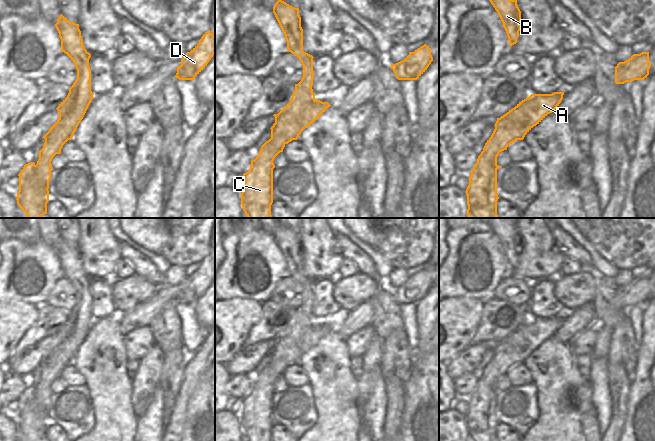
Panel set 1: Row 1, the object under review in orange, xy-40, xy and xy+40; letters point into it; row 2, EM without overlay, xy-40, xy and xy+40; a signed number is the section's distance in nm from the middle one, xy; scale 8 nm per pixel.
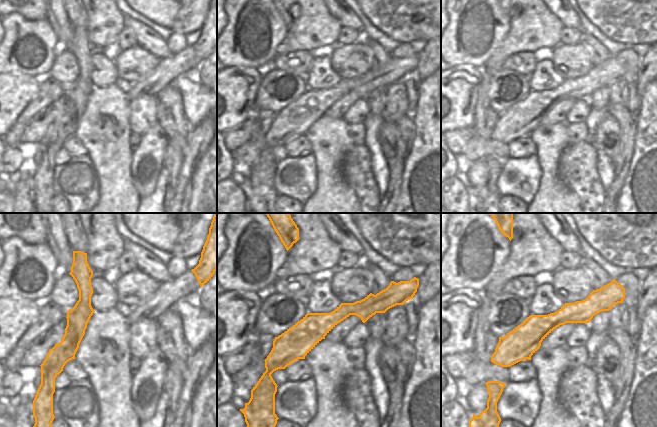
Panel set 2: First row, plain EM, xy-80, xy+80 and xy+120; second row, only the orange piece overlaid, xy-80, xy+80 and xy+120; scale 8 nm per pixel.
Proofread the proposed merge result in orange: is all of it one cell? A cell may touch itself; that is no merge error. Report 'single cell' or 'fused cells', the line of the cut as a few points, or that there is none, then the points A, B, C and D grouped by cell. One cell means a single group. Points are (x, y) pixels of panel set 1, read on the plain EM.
fused cells | xy (314, 323), (301, 339), (301, 350), (303, 353) | A C D / B

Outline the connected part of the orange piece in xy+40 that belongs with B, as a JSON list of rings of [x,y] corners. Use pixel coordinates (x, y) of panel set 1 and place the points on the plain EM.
[[[484,218],[497,235],[509,263],[509,270],[517,267],[521,253],[521,235],[517,224],[510,224],[505,218]]]

